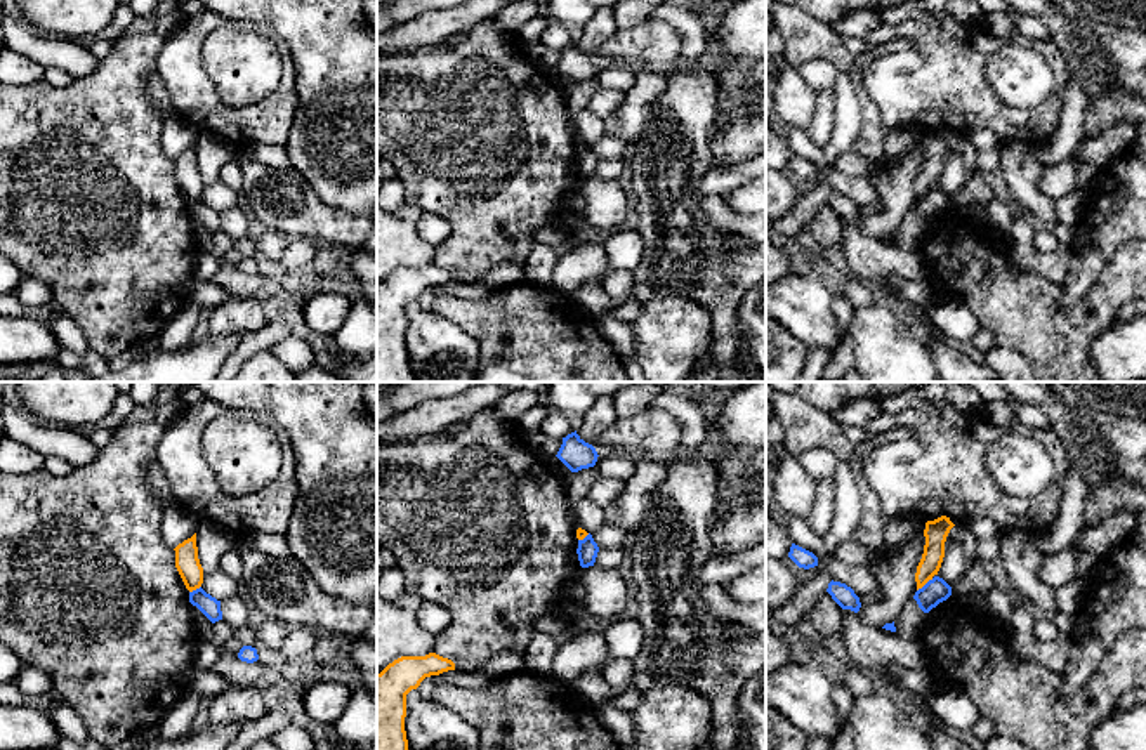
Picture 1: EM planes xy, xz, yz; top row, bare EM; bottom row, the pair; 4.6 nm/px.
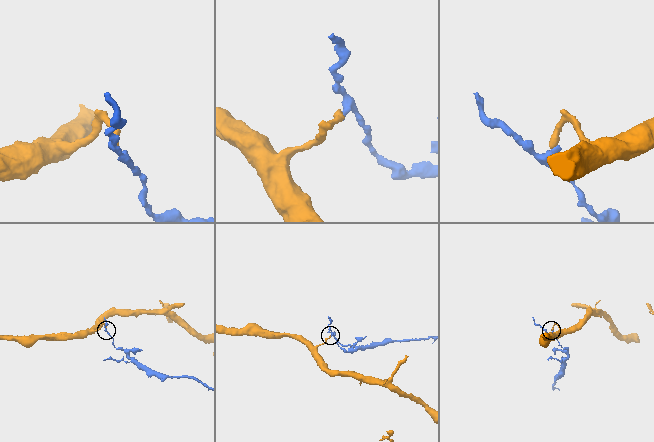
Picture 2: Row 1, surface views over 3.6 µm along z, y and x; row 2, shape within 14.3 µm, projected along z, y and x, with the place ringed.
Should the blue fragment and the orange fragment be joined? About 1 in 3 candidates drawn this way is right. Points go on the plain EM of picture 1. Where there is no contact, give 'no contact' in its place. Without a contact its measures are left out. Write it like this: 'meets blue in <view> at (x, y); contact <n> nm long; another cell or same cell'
meets blue in yz at (926, 195); contact 100 nm long; another cell

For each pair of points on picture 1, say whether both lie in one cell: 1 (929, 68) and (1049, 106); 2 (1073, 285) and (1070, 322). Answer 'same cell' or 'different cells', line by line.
1: same cell
2: different cells

